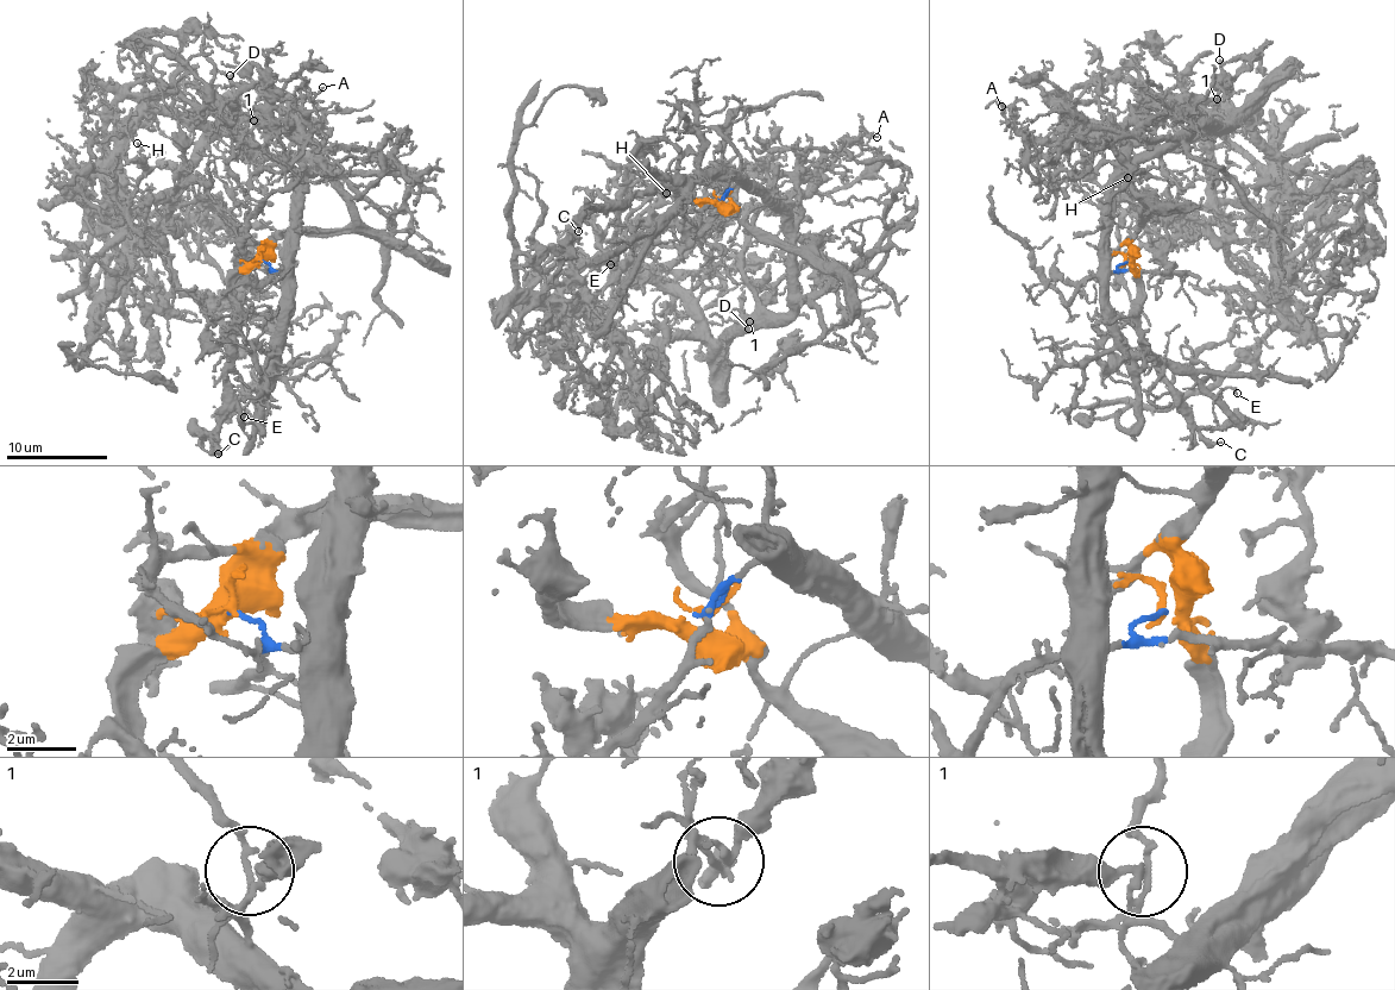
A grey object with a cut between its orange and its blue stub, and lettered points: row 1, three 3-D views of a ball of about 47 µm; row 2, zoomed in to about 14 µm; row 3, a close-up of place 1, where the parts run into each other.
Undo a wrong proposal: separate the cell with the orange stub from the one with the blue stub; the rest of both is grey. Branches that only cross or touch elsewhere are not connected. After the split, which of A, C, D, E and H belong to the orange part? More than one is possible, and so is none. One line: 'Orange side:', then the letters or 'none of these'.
Orange side: C

